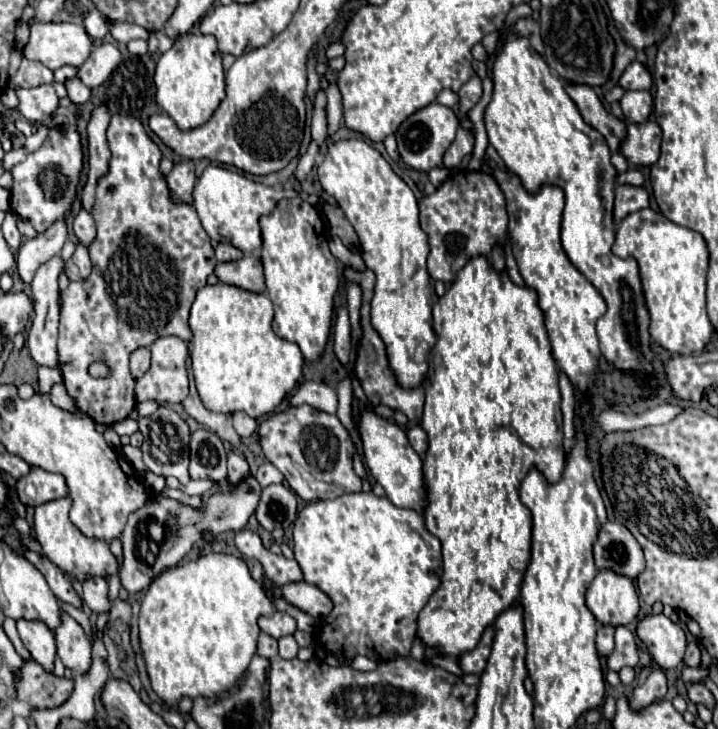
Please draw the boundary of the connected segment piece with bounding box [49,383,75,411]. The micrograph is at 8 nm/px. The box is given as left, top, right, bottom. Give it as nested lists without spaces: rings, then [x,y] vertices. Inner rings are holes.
[[[55,383],[55,385],[51,387],[51,393],[49,393],[49,395],[51,395],[51,401],[53,401],[57,407],[61,407],[61,409],[69,409],[69,407],[71,407],[71,411],[75,409],[75,405],[73,405],[73,401],[69,399],[63,383]]]

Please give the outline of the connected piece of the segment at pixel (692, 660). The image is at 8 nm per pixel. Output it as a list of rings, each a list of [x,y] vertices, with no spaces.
[[[691,641],[687,645],[687,651],[685,651],[685,665],[687,667],[699,667],[699,661],[701,661],[701,651],[699,651],[699,645],[697,641]]]

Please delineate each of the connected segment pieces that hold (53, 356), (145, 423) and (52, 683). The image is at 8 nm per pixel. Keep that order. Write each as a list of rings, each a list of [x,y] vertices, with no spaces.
[[[53,257],[45,265],[41,265],[35,273],[35,279],[31,283],[33,291],[33,321],[31,329],[27,333],[27,349],[37,365],[45,367],[57,367],[57,325],[59,325],[59,289],[57,289],[57,277],[63,271],[63,261],[59,257]]]
[[[159,405],[153,415],[139,419],[139,431],[145,437],[141,451],[143,451],[143,461],[145,461],[147,469],[157,475],[165,475],[165,477],[173,475],[183,485],[187,485],[189,483],[189,437],[191,437],[191,431],[189,431],[189,425],[185,423],[185,419],[177,411],[169,409],[167,405]]]
[[[25,659],[15,673],[15,699],[35,709],[53,709],[63,705],[73,691],[73,679],[59,679],[45,673],[33,659]]]

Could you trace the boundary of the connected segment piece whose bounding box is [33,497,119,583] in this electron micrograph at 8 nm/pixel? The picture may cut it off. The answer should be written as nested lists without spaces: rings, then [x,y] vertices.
[[[55,499],[49,503],[43,503],[35,507],[35,539],[43,547],[43,555],[53,561],[69,579],[77,579],[79,583],[85,581],[85,577],[111,577],[117,573],[117,561],[109,551],[109,545],[97,539],[89,539],[81,535],[75,525],[69,521],[69,507],[71,499]]]

